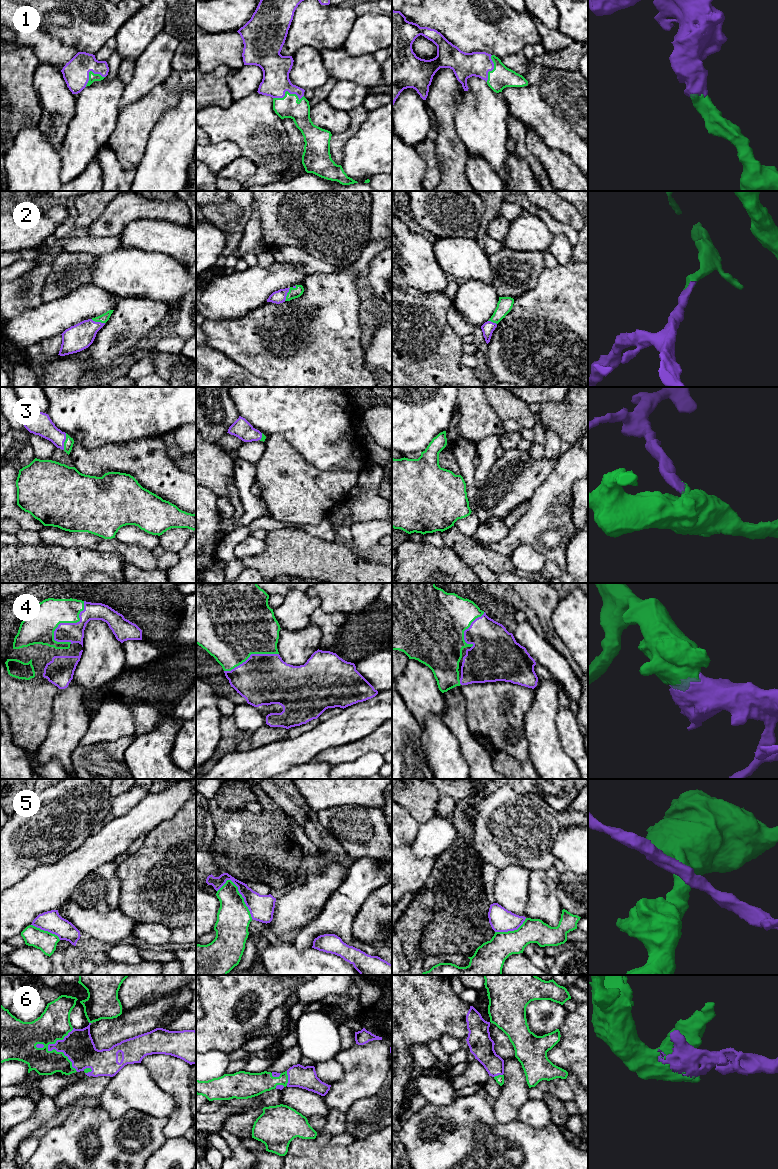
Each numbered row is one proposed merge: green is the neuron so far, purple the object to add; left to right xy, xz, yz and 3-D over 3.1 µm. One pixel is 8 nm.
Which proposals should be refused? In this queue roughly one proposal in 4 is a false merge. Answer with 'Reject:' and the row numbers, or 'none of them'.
Reject: 5

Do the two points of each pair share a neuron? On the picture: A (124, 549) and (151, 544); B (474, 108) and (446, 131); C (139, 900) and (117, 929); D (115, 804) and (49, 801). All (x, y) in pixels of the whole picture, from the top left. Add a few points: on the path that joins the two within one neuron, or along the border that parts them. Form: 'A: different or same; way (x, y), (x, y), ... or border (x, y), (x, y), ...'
A: different; border (118, 540), (123, 543), (135, 543), (152, 550)
B: different; border (455, 100), (455, 129), (464, 146)
C: different; border (118, 907), (137, 922)
D: different; border (110, 796), (110, 810), (108, 812)

